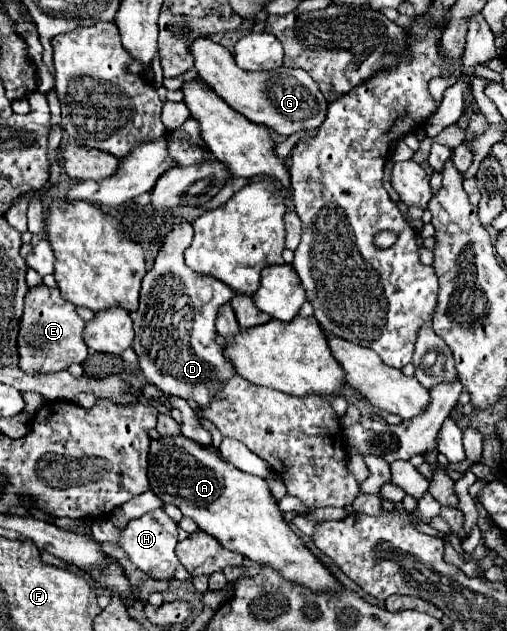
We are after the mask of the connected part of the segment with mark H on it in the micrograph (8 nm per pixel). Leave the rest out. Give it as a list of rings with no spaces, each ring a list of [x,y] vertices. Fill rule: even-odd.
[[[153,510],[143,514],[141,518],[133,518],[129,520],[129,524],[121,530],[117,526],[113,526],[109,520],[95,520],[91,524],[91,532],[93,538],[97,538],[99,542],[105,544],[113,544],[125,550],[127,558],[139,568],[143,570],[147,576],[155,578],[155,580],[171,580],[175,576],[175,568],[179,566],[179,560],[175,556],[175,546],[177,546],[177,522],[171,520],[163,510]]]

